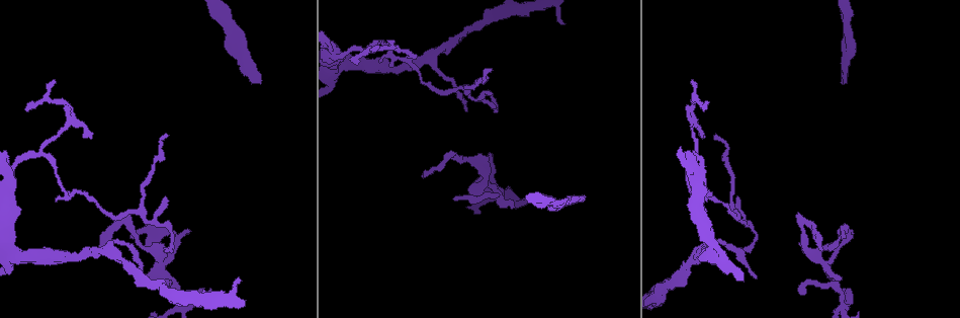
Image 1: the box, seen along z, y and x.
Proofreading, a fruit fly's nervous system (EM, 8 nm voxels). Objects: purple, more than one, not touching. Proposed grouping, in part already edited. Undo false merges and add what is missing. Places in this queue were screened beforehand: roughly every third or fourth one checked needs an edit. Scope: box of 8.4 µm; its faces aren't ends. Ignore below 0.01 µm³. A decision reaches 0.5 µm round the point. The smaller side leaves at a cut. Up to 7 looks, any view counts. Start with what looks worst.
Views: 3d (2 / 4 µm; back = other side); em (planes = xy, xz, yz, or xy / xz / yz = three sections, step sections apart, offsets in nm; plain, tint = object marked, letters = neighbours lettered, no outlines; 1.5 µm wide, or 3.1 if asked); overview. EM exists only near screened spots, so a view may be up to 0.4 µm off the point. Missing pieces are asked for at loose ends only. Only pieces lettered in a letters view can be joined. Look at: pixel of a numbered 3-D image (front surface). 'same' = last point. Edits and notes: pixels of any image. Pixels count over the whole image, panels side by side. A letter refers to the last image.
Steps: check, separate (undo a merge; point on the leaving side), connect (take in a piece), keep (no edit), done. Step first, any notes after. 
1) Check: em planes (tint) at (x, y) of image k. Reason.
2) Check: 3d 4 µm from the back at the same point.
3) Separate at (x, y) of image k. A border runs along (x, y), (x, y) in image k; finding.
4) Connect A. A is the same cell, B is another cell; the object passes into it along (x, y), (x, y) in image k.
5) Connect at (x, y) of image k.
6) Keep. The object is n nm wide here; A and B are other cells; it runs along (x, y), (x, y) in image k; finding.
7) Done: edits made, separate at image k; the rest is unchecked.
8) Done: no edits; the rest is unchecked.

Check: 3d 4 µm at (841, 82) of image 1. Long arm stops here.

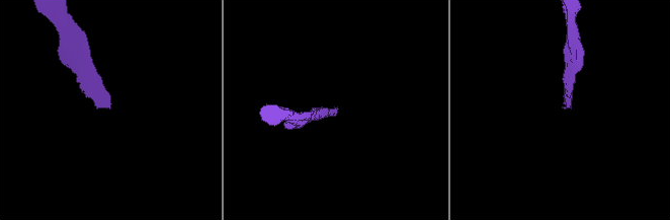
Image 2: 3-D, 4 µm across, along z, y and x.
Check: em planes (letters) at (337, 110) of image 2.

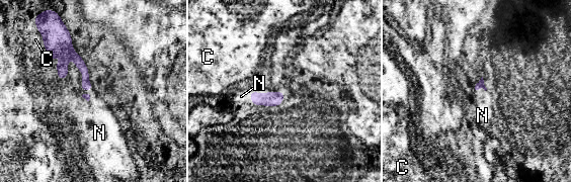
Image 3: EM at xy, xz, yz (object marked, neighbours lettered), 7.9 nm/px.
Connect N. N is the same cell, C is another cell; the neuron continues.

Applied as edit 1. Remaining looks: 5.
Check: overview.

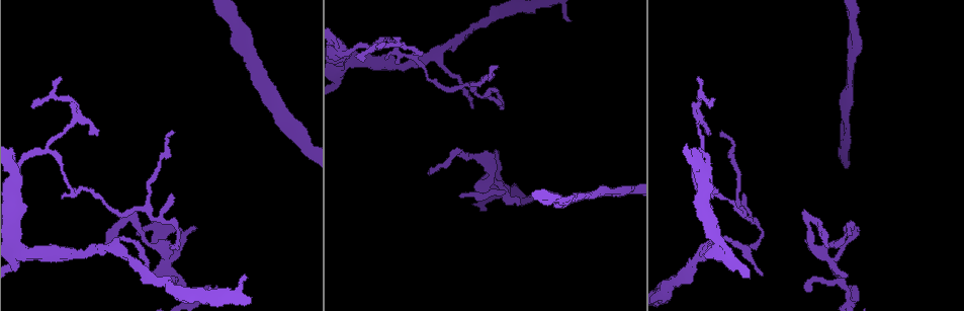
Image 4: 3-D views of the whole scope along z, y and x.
Check: 3d 2 µm at (431, 55) of image 4. Arms part here.

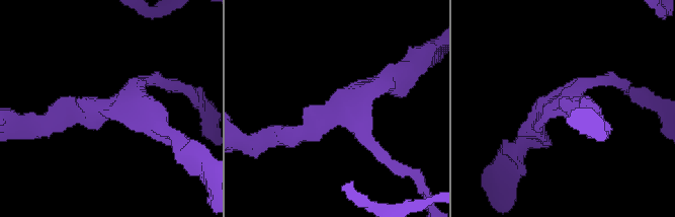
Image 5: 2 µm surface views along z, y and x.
Check: em planes (letters) at (568, 105) of image 5. 3 arms meet here.

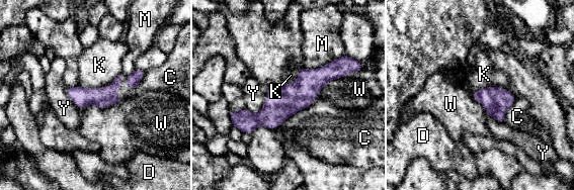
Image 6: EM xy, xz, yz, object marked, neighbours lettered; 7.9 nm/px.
Keep. C, D, K, M, W and Y are other cells; it runs along (341, 67), (269, 116), (235, 123) in image 6; continuous, no second neuron.

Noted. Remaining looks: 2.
Check: 3d 2 µm at (484, 153) of image 4. Arms run side by side.

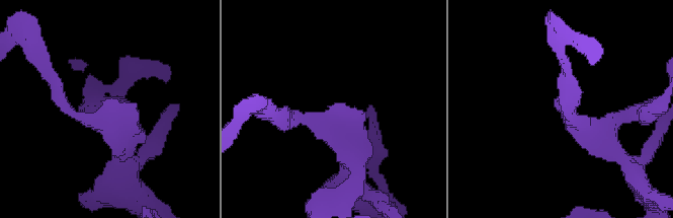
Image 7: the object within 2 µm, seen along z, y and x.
Check: em planes (letters) at (337, 104) of image 7. 3 arms meet here.

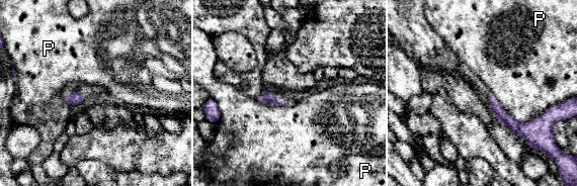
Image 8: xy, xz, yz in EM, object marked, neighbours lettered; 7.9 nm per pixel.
Keep. The longest contact is with P, 460 nm; P is another cell; it runs along (491, 98), (514, 126), (533, 123) in image 8; none of them fits.

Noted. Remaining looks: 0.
Done: edits made, connect at image 3; the rest is unchecked.

